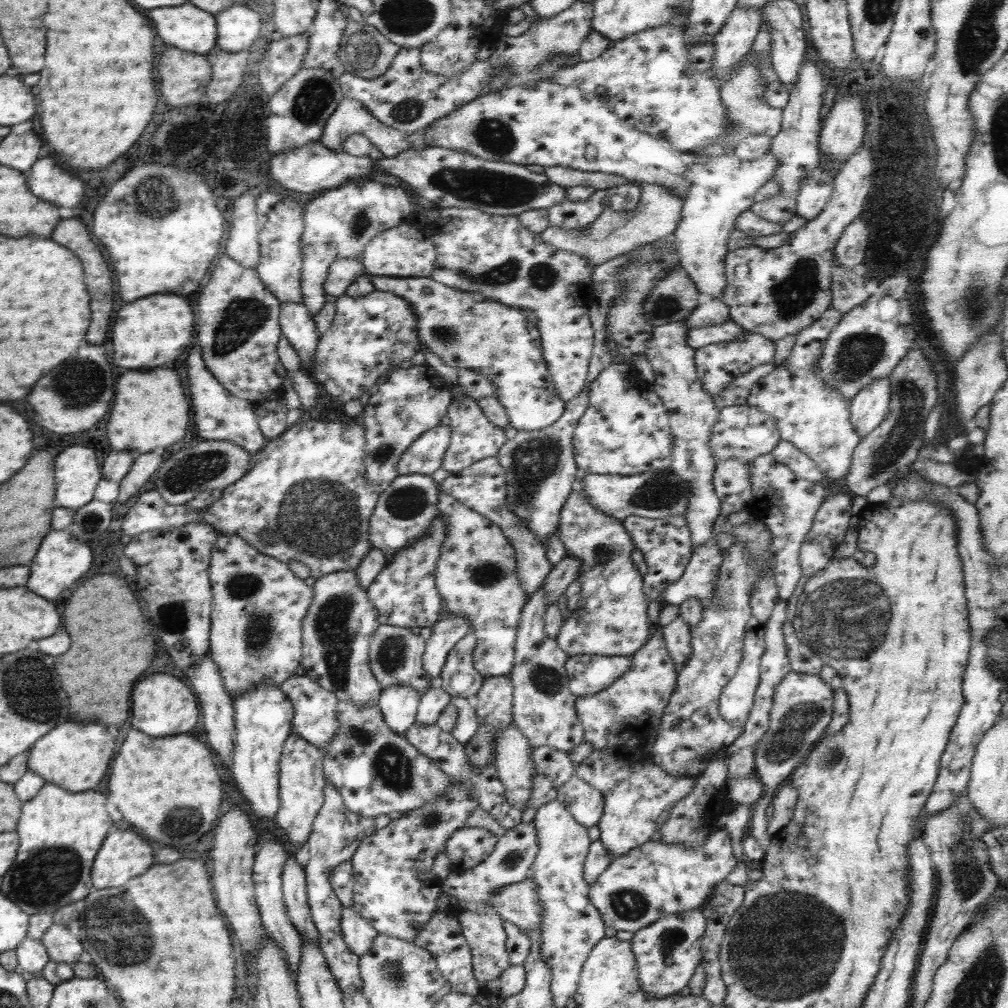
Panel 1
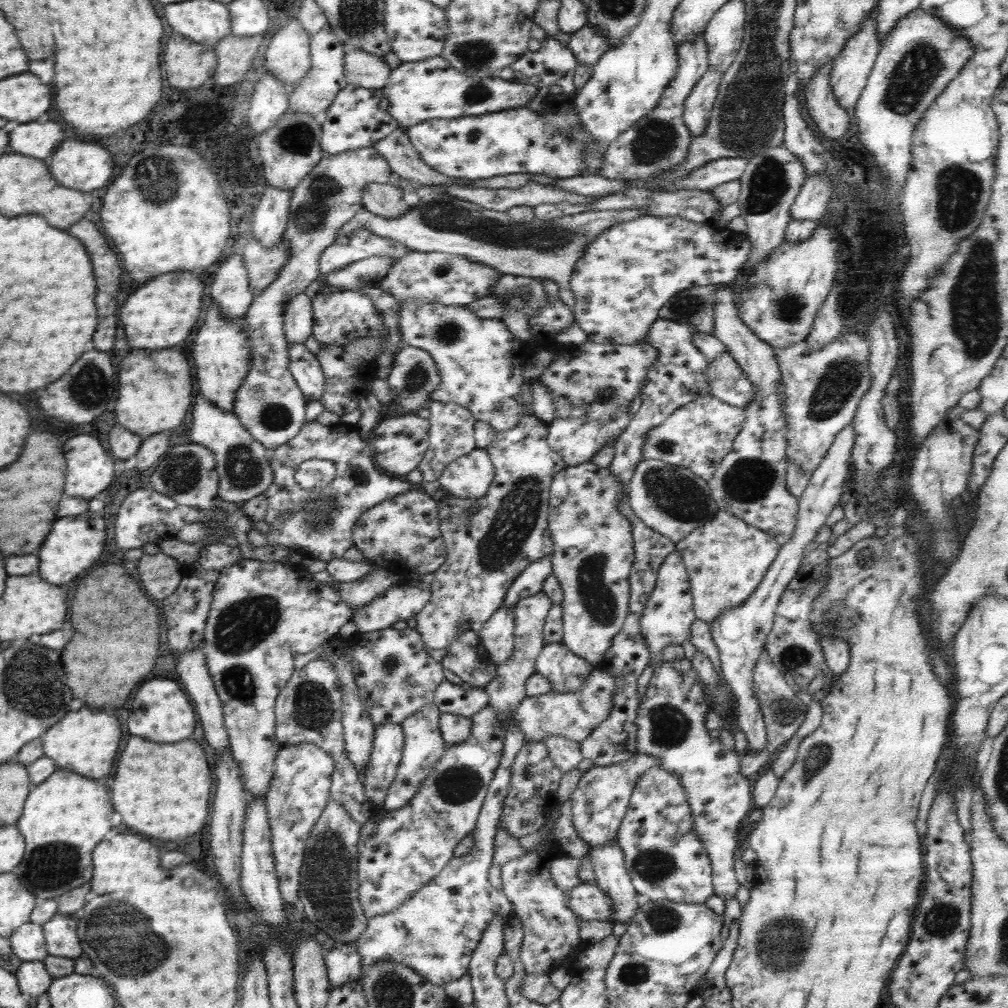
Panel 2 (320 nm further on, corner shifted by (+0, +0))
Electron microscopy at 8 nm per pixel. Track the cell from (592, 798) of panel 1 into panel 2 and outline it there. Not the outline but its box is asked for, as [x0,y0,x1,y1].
[571,753,661,849]

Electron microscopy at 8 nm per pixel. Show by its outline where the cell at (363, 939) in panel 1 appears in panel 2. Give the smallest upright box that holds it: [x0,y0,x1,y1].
[323,944,362,986]

